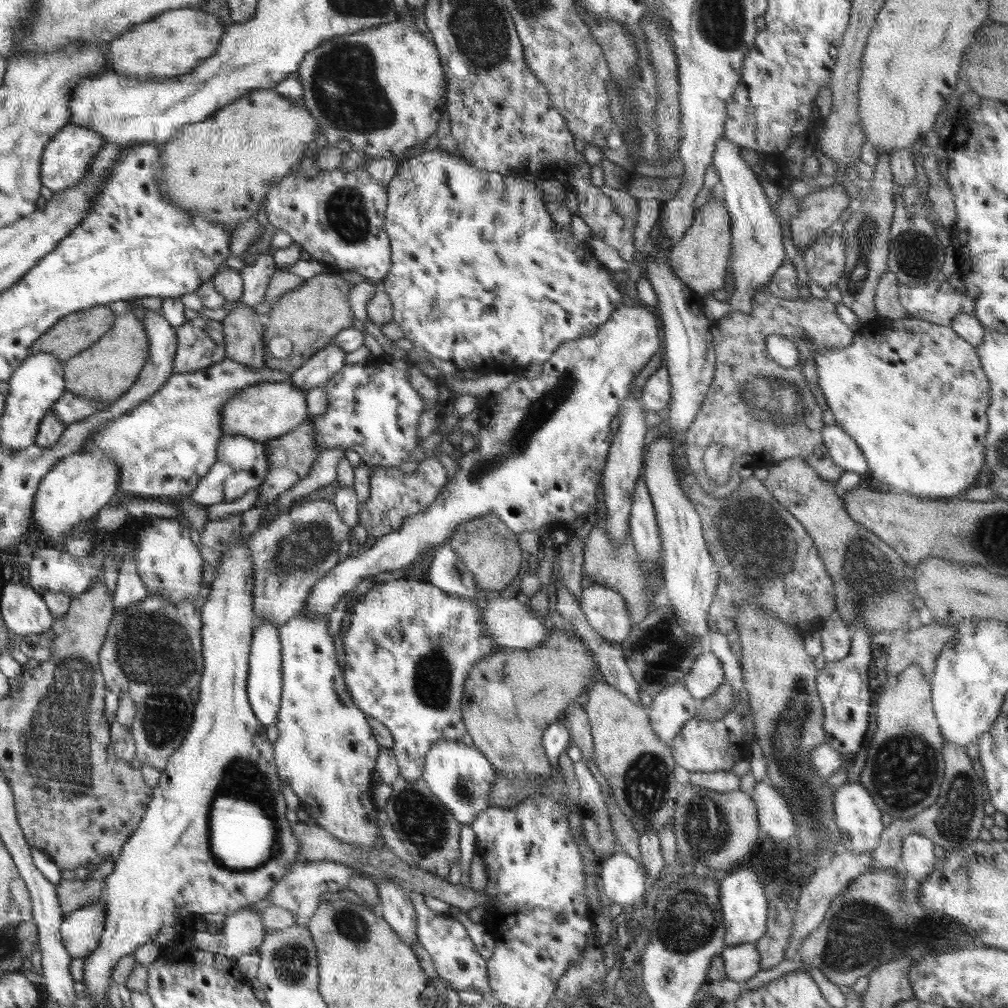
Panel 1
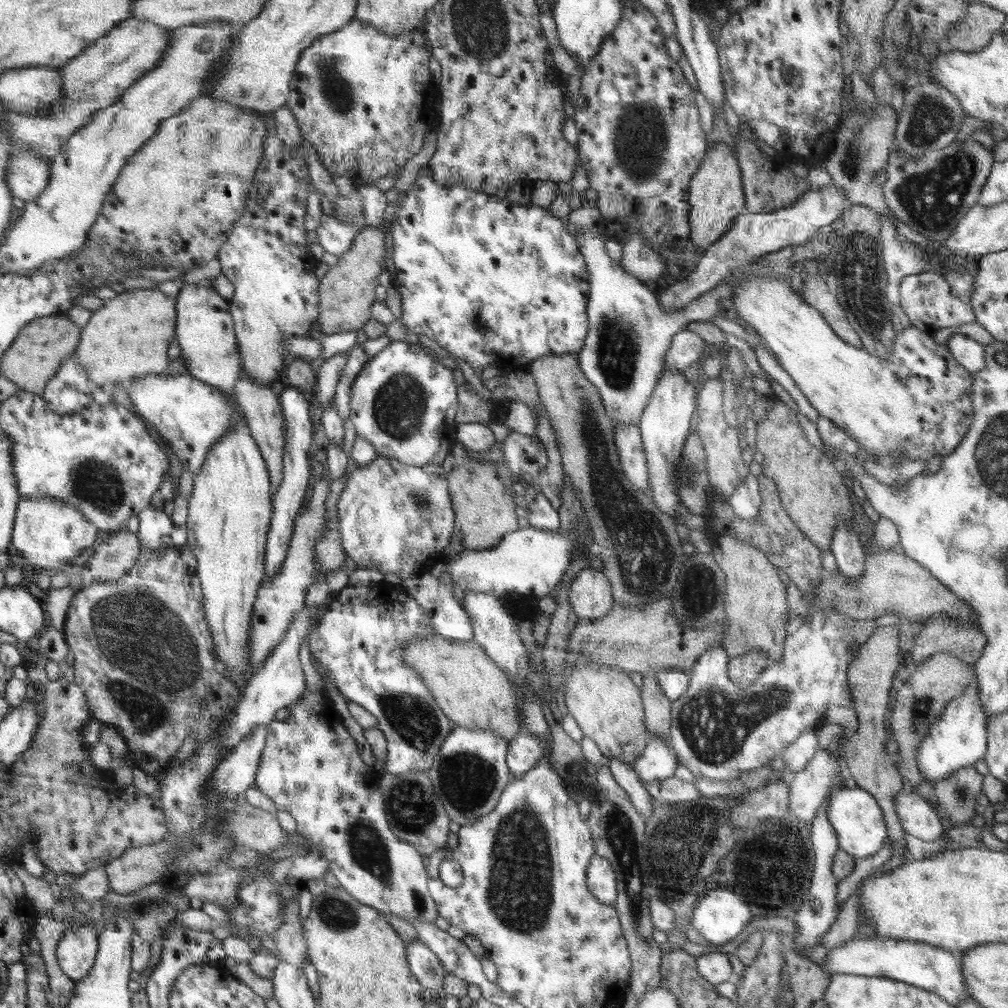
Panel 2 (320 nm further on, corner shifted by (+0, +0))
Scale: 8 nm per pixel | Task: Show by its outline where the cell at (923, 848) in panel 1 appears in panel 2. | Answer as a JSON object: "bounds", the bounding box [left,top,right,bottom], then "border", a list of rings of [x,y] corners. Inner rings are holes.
{"bounds":[894,790,943,842],"border":[[[907,790],[898,793],[894,806],[906,833],[926,842],[938,840],[943,835],[942,822],[935,809],[917,793]]]}

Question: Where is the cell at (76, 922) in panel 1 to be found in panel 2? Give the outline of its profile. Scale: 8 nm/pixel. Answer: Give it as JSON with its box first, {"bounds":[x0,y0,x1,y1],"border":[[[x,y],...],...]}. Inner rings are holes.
{"bounds":[56,926,98,981],"border":[[[77,926],[66,930],[58,942],[56,956],[62,972],[73,981],[87,978],[94,967],[98,936],[92,926]]]}

